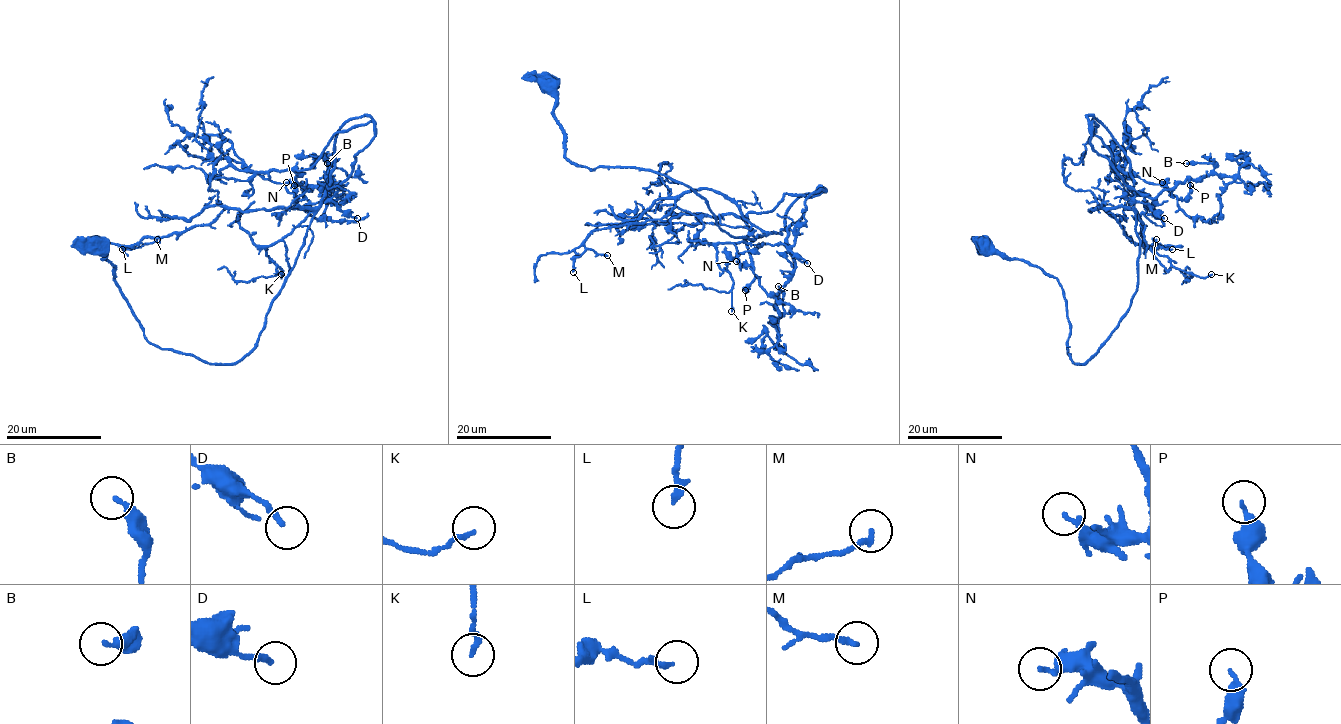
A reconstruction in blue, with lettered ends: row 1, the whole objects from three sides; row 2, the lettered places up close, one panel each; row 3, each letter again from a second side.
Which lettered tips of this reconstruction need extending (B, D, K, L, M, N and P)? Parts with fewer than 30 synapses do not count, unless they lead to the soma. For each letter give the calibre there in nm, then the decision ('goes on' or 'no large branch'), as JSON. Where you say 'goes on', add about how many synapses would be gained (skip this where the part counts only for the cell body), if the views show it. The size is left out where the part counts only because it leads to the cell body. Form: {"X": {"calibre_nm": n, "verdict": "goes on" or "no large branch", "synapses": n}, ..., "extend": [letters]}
{"B": {"calibre_nm": 260, "verdict": "no large branch"}, "D": {"calibre_nm": 190, "verdict": "no large branch"}, "K": {"calibre_nm": 160, "verdict": "no large branch"}, "L": {"calibre_nm": 220, "verdict": "no large branch"}, "M": {"calibre_nm": 190, "verdict": "no large branch"}, "N": {"calibre_nm": 160, "verdict": "no large branch"}, "P": {"calibre_nm": 220, "verdict": "no large branch"}, "extend": []}

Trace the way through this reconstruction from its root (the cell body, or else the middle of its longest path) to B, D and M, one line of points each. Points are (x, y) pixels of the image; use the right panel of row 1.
B: (983, 245), (1057, 279), (1085, 364), (1139, 255), (1130, 160), (1087, 117), (1140, 193), (1214, 168), (1186, 163)
D: (983, 245), (1057, 279), (1085, 364), (1139, 255), (1130, 160), (1088, 116), (1164, 218)
M: (983, 245), (1057, 279), (1068, 353), (1085, 364), (1127, 310), (1139, 255), (1132, 210), (1089, 210), (1156, 239)

